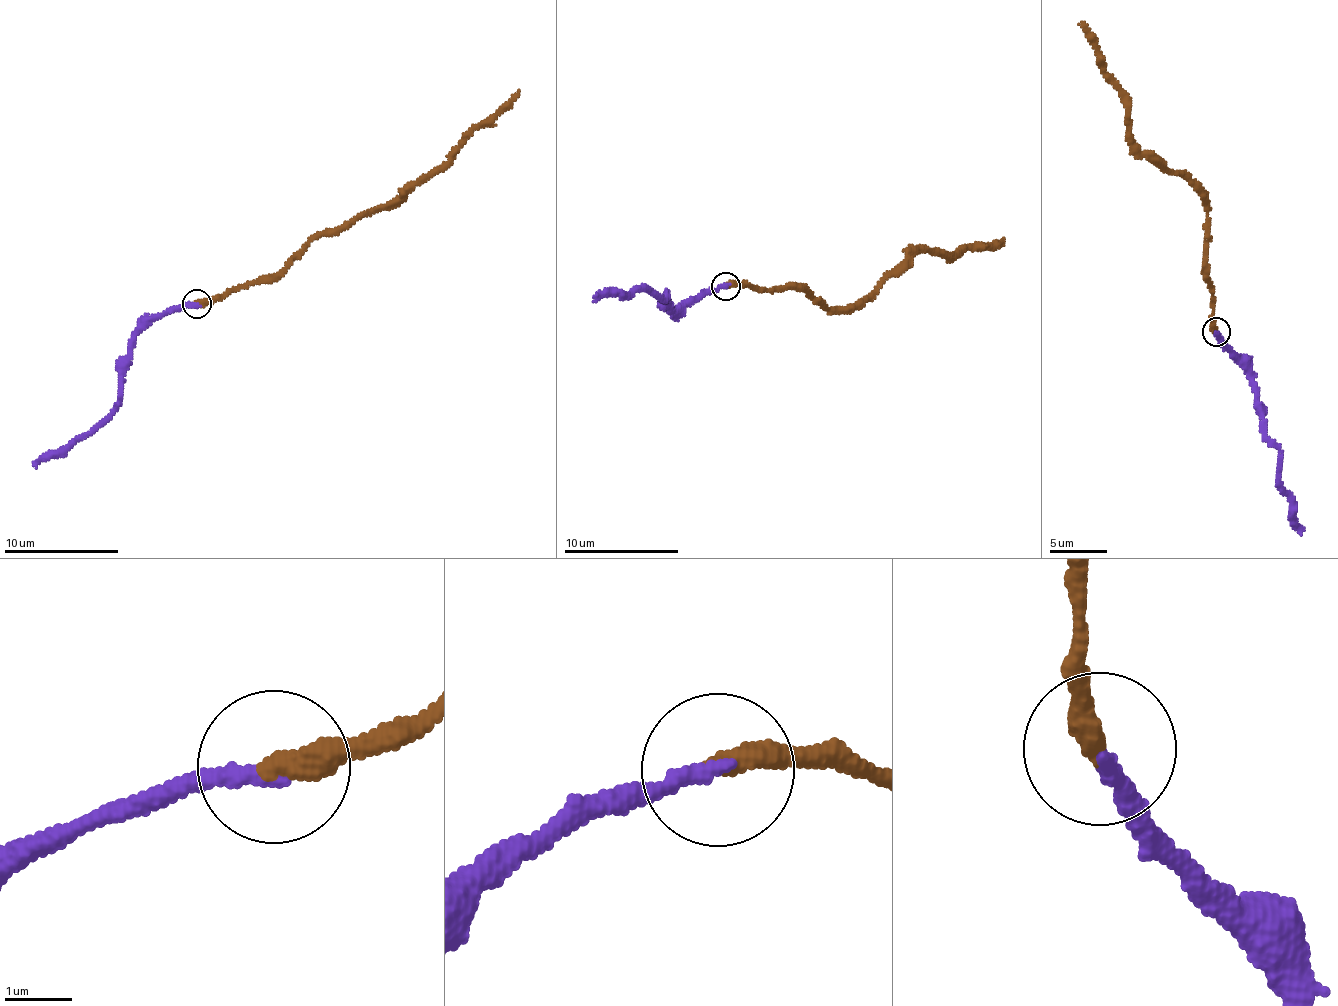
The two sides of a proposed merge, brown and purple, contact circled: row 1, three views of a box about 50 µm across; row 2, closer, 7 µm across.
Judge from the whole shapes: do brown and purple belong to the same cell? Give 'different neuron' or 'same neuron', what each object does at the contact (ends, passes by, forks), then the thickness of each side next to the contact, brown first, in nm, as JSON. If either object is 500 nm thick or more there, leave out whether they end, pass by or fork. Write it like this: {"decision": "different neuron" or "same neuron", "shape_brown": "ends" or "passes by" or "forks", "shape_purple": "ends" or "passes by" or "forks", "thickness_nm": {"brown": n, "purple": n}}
{"decision": "same neuron", "shape_brown": "ends", "shape_purple": "ends", "thickness_nm": {"brown": 400, "purple": 240}}

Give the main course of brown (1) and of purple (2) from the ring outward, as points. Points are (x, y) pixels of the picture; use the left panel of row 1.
1: (198, 304), (274, 278), (320, 233), (332, 234), (404, 194), (443, 166), (475, 126), (489, 126), (519, 91)
2: (198, 304), (151, 318), (122, 371), (121, 401), (88, 434), (33, 465)

